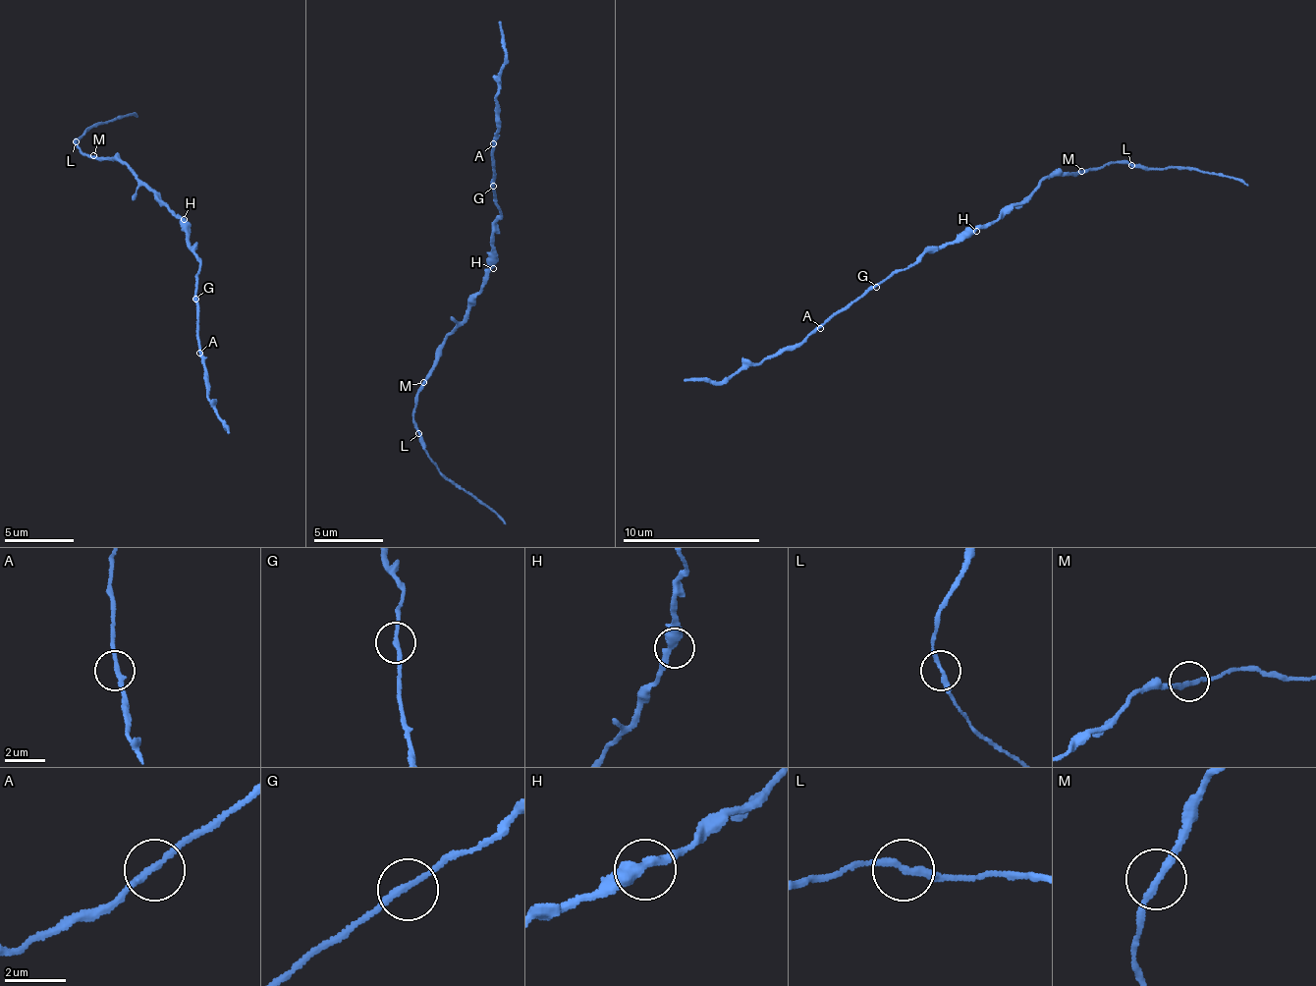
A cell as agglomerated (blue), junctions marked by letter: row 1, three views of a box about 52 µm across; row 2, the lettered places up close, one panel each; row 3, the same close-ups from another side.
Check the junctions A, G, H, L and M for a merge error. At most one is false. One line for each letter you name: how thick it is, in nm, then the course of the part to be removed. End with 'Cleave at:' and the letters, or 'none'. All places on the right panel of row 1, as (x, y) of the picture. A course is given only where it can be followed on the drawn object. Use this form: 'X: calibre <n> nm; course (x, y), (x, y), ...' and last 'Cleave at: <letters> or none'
L: calibre 240 nm; course (1130, 166), (1163, 167), (1233, 177), (1248, 185)
Cleave at: L

